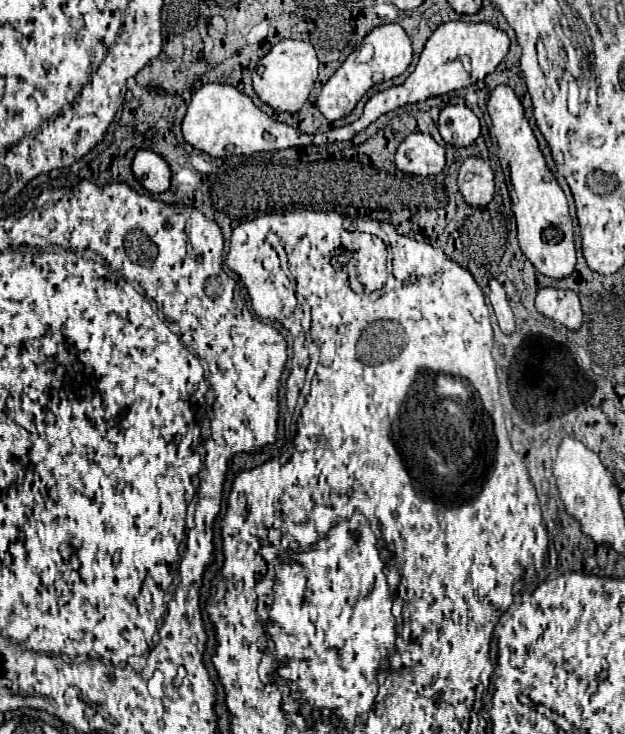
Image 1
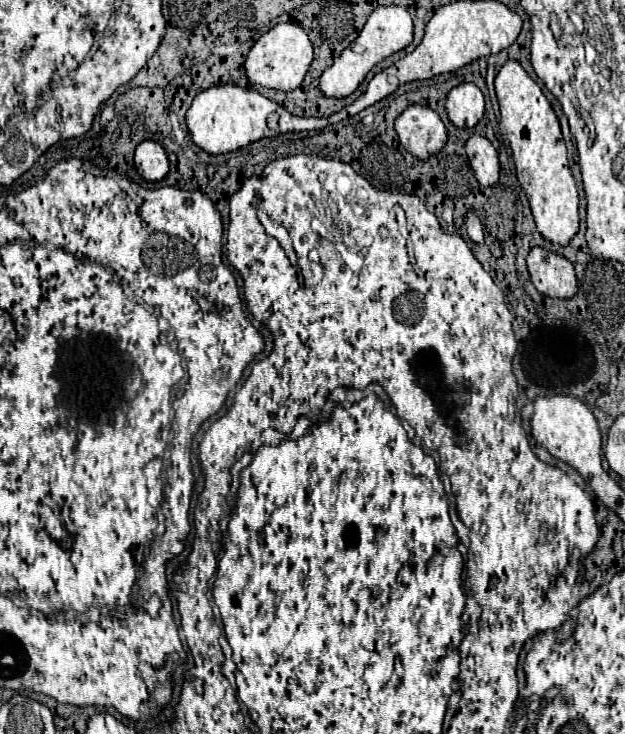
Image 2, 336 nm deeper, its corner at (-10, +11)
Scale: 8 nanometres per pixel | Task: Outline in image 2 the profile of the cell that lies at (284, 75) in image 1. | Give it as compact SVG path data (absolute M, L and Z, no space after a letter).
M277 24L251 46L245 58L245 72L249 84L253 86L265 86L289 92L301 86L311 62L313 62L313 46L303 28L297 24Z

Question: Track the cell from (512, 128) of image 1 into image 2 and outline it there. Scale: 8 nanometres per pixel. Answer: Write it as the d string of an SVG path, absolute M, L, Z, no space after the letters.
M517 60L503 64L495 78L495 92L501 112L501 128L511 144L517 180L529 200L537 230L549 242L565 246L579 230L579 196L569 170L559 120L539 84L521 68Z

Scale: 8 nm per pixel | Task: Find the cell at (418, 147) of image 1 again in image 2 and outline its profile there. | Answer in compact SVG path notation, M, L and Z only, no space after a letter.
M411 104L395 120L399 142L417 158L437 154L447 142L447 130L439 114L427 106Z

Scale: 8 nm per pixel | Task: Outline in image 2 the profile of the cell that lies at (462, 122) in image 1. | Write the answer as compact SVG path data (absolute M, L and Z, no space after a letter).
M473 82L459 84L447 94L445 108L455 126L473 128L485 114L483 92Z

